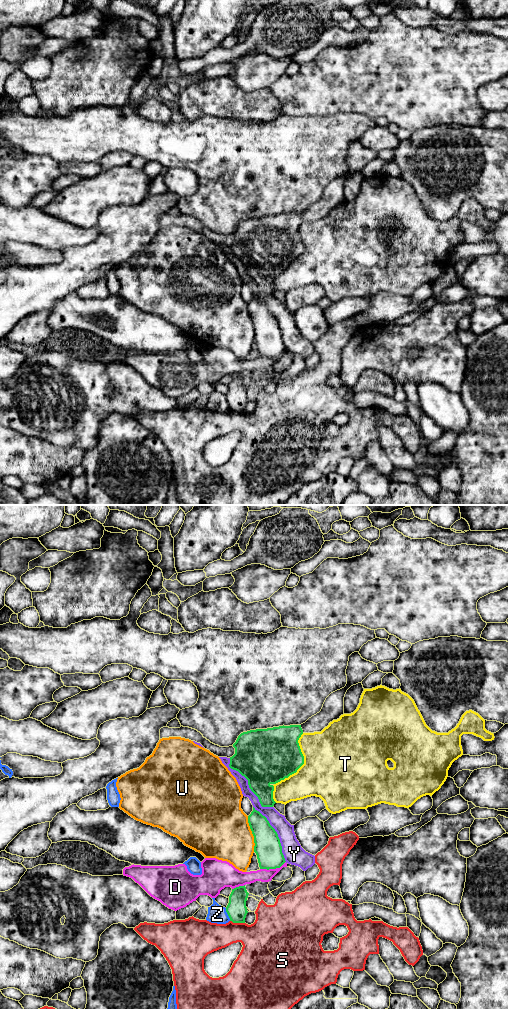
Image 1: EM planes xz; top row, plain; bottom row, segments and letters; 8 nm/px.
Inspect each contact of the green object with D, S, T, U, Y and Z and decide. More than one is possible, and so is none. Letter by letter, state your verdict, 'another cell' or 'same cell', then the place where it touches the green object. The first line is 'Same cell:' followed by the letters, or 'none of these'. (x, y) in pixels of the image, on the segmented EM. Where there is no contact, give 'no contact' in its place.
Same cell: none of these
D: another cell | xz (272, 868)
S: another cell | xz (237, 922)
T: another cell | xz (295, 772)
U: another cell | xz (252, 833)
Y: another cell | xz (248, 784)
Z: another cell | xz (228, 914)

